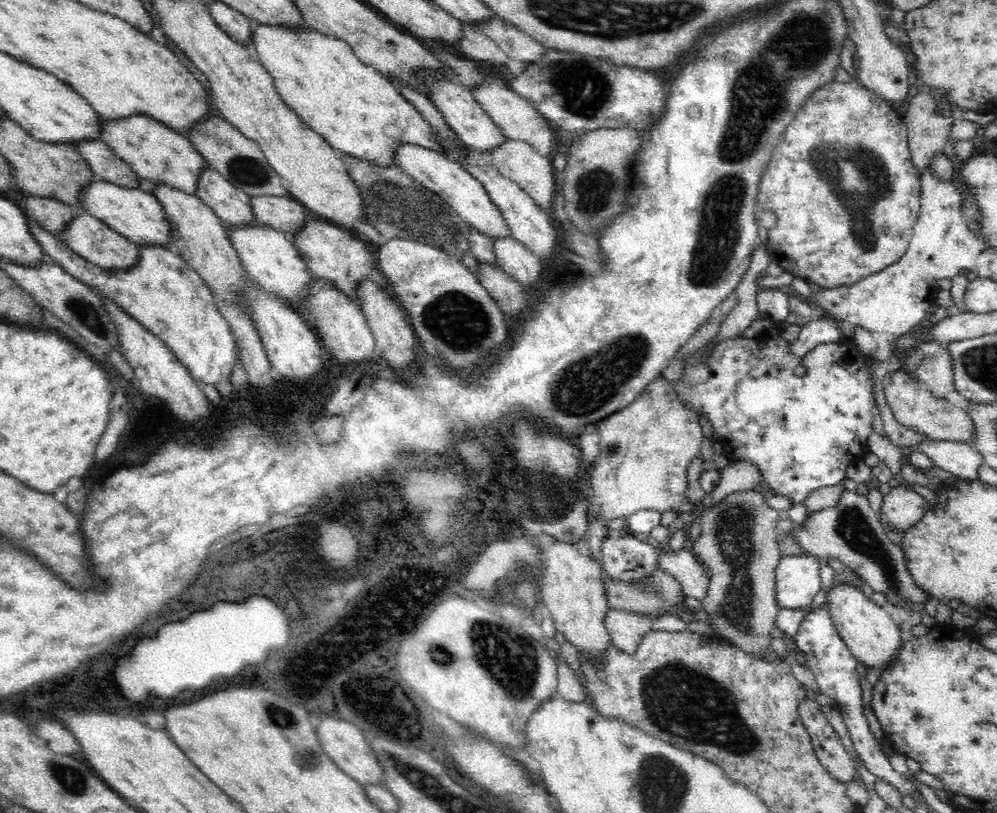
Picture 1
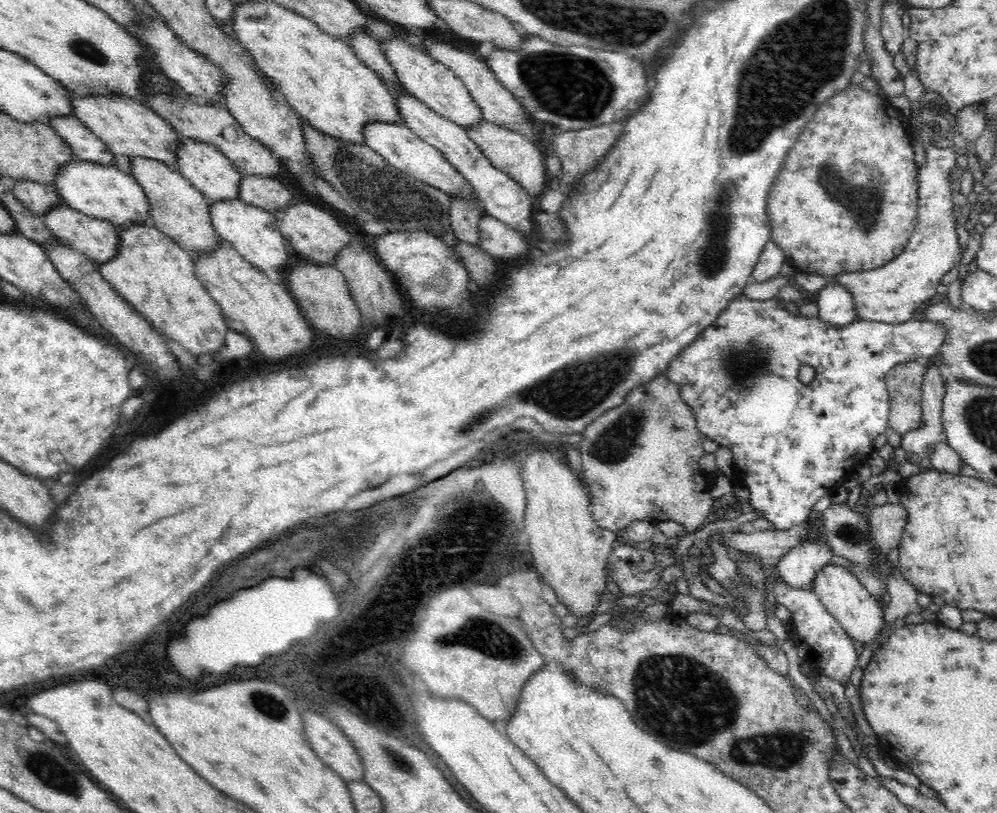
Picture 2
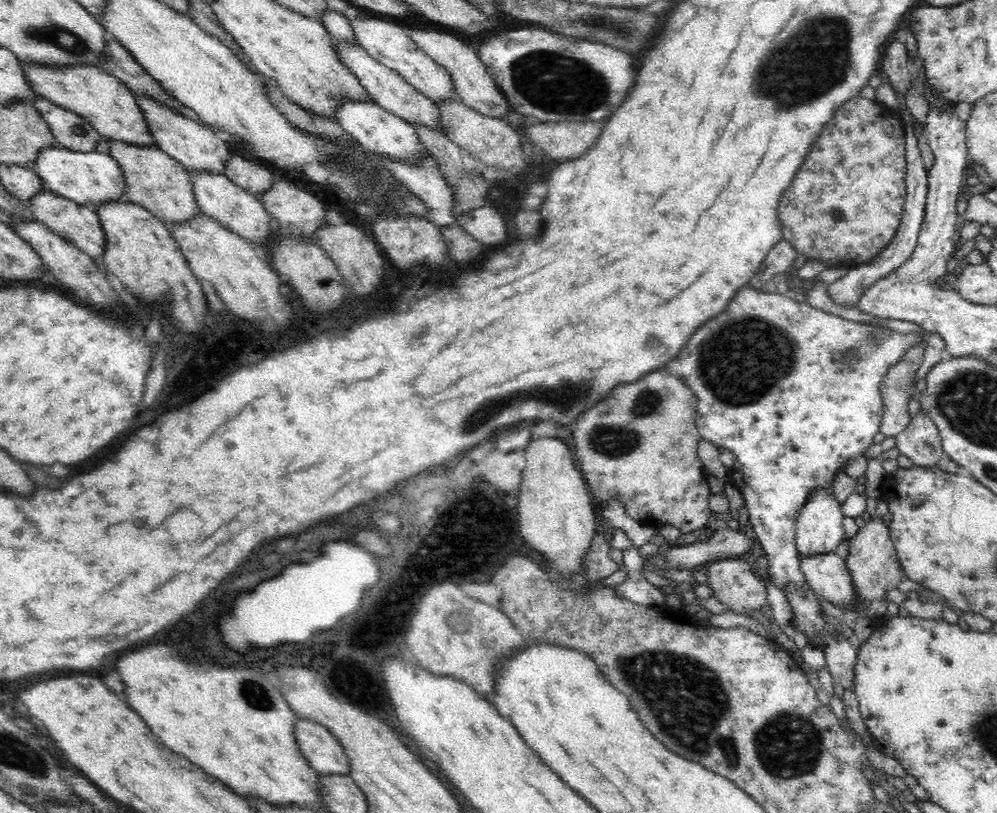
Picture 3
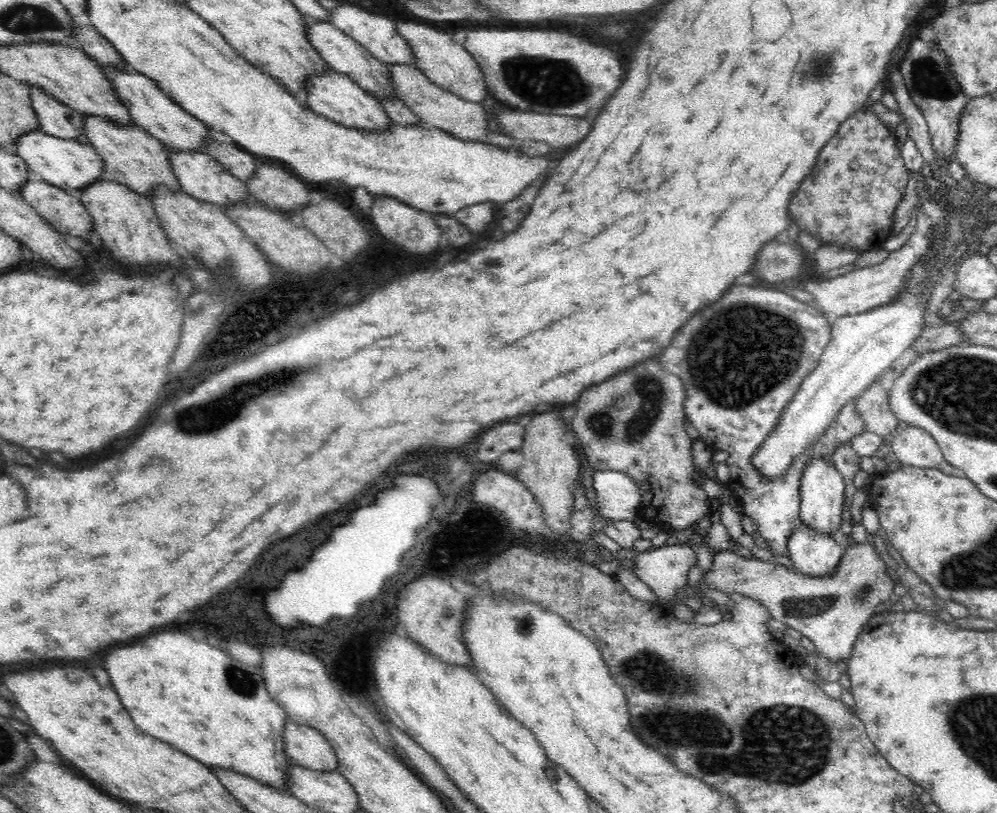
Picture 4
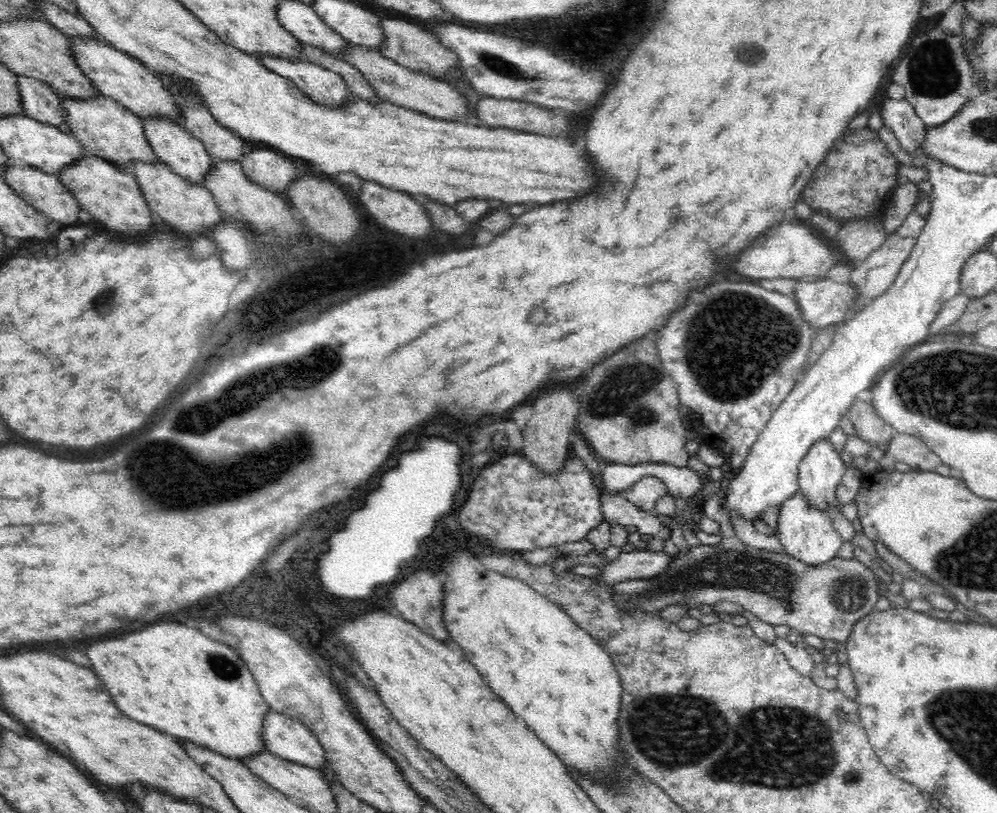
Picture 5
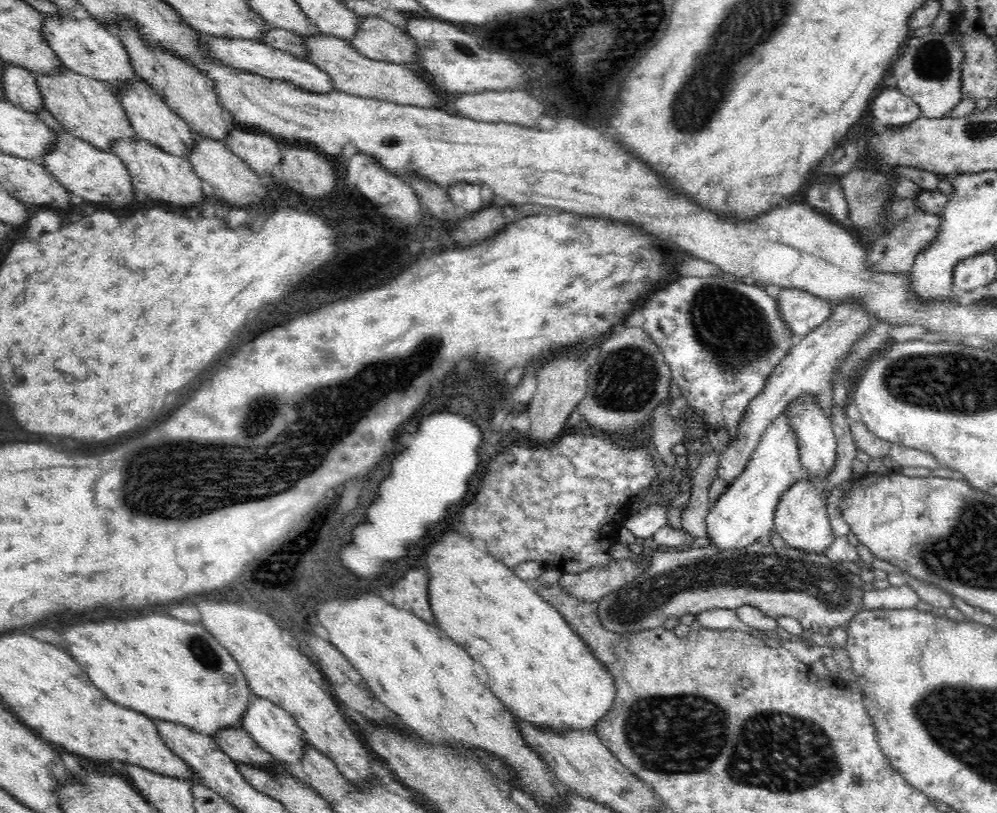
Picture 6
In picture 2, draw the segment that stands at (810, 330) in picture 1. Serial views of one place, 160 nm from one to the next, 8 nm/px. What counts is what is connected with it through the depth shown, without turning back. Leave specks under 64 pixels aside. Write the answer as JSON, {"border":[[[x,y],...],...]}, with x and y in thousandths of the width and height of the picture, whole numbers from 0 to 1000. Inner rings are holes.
{"border":[[[832,344],[820,358],[820,390],[832,400],[844,402],[859,395],[859,375],[855,360],[845,349]]]}

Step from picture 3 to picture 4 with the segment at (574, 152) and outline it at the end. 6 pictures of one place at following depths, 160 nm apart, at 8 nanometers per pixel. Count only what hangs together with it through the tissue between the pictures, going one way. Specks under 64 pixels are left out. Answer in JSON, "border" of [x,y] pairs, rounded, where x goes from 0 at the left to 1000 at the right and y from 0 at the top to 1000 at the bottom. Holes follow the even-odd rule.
{"border":[[[516,133],[502,135],[496,143],[497,153],[508,166],[550,176],[552,185],[567,181],[572,185],[595,159],[595,153],[584,148],[586,144],[542,140]]]}

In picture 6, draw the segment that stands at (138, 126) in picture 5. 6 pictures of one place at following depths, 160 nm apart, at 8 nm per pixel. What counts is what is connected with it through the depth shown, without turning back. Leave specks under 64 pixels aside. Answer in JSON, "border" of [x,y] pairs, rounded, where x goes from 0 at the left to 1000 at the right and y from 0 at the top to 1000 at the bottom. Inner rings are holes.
{"border":[[[65,82],[53,92],[36,87],[32,90],[43,118],[45,133],[72,166],[104,186],[111,186],[112,172],[138,169],[117,117],[104,100],[78,91]]]}

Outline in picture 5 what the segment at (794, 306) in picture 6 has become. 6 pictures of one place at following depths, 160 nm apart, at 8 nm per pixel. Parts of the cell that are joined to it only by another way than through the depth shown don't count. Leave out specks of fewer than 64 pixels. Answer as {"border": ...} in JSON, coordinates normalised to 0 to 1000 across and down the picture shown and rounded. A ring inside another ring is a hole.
{"border":[[[830,342],[802,344],[795,354],[794,365],[806,396],[818,403],[827,403],[849,394],[851,384],[858,378],[860,357],[852,346],[841,348]]]}

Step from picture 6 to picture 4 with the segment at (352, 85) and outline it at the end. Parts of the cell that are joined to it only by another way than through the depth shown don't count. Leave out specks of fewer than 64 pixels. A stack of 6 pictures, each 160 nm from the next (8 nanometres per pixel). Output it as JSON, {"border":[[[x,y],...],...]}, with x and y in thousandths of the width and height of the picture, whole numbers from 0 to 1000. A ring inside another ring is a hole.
{"border":[[[389,79],[392,106],[396,113],[397,121],[400,121],[421,144],[421,150],[429,156],[437,156],[451,164],[455,169],[461,169],[465,173],[483,173],[483,176],[492,176],[488,172],[489,143],[484,129],[473,124],[465,123],[461,118],[453,116],[442,106],[435,103],[423,87],[416,81],[401,81],[399,79]]]}

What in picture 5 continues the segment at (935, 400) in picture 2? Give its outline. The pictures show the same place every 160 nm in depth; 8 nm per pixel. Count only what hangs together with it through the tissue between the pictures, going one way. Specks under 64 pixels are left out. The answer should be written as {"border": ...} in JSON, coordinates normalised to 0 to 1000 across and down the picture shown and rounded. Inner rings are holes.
{"border":[[[901,533],[894,541],[890,556],[893,556],[899,567],[913,572],[919,579],[939,579],[939,576],[946,571],[944,563],[919,536]]]}

